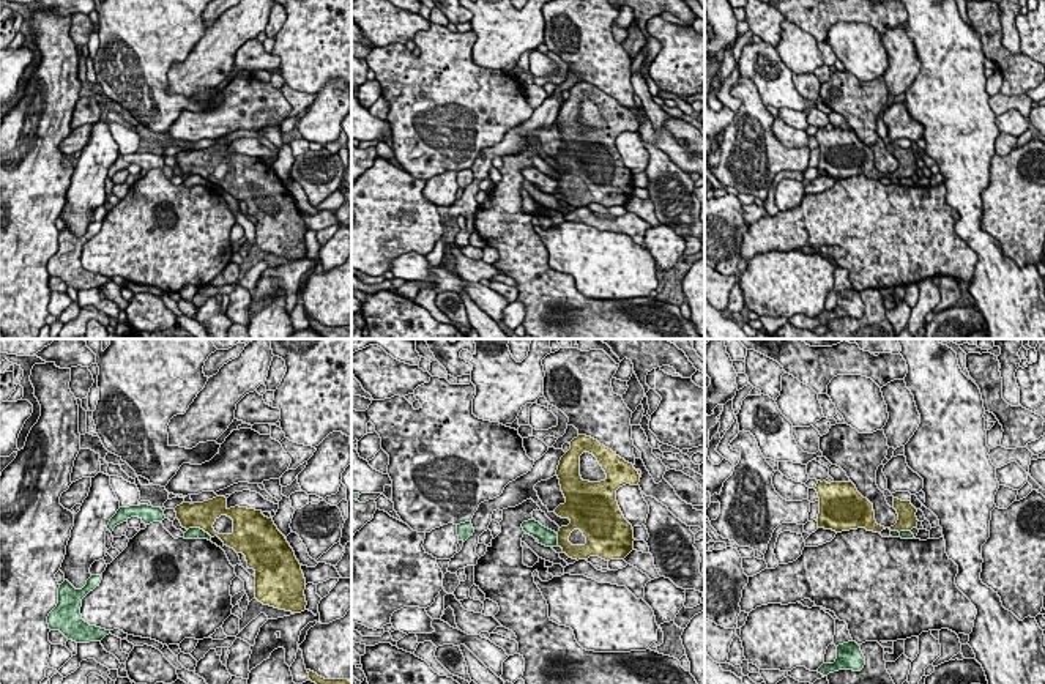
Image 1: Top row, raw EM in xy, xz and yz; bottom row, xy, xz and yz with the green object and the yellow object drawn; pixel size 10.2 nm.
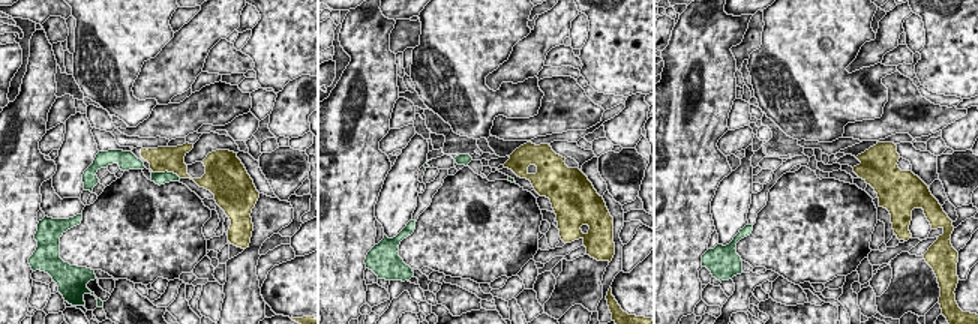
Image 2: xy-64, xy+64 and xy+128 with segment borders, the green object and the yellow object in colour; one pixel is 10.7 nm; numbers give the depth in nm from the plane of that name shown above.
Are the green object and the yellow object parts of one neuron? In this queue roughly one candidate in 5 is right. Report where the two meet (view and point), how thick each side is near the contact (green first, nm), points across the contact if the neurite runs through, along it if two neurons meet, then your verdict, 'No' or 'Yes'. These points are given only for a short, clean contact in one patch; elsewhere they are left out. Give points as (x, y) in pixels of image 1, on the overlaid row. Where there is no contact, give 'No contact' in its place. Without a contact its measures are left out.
Touches green at xy (199, 528). Thickness 130 nm (green) against 260 nm. No

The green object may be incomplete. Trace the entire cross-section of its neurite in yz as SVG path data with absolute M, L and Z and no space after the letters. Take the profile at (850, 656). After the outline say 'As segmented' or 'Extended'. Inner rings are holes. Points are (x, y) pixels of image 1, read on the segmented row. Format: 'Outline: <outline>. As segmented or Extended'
Outline: M848 641L837 646L837 659L834 664L823 664L816 671L810 671L805 667L796 667L791 671L788 671L788 676L794 678L799 682L813 684L816 679L821 679L829 673L839 670L861 671L864 665L865 657L861 651L861 646L856 641Z. Extended

